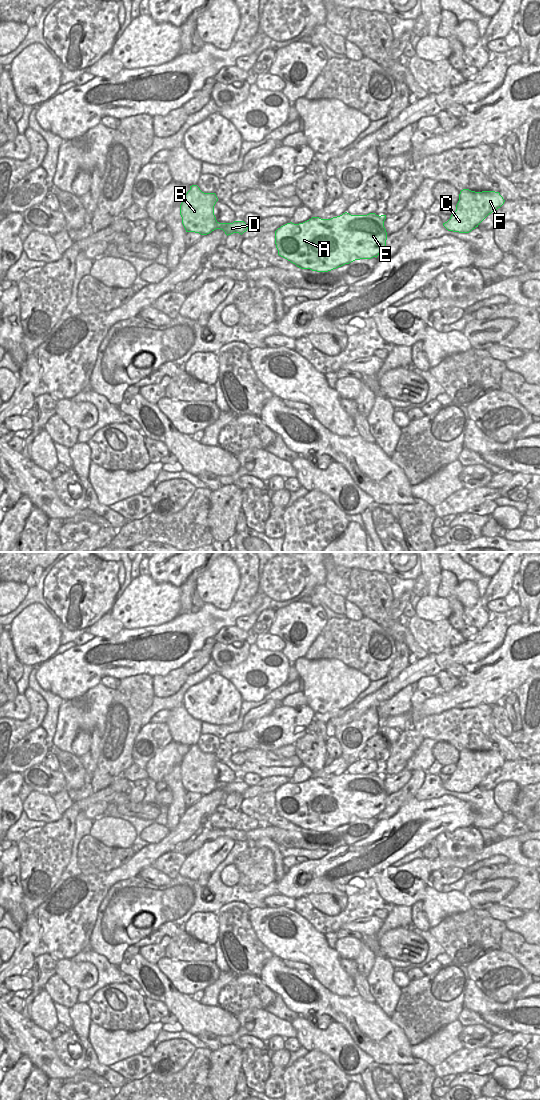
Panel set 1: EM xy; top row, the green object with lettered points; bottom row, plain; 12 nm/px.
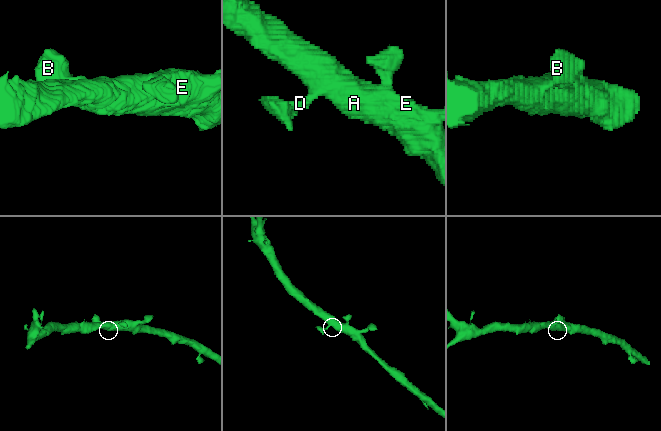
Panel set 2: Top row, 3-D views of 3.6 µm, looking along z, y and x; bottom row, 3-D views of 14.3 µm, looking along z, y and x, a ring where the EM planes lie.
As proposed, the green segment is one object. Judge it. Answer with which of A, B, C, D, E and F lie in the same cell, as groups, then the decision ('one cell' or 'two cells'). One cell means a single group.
groups A B C D E F; one cell

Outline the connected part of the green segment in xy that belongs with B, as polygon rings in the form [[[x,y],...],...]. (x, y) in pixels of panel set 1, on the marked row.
[[[197,185],[190,186],[180,205],[180,215],[186,232],[207,235],[221,229],[227,236],[233,233],[242,235],[246,232],[249,226],[244,221],[219,223],[216,220],[214,206],[217,201],[215,193],[204,193]]]

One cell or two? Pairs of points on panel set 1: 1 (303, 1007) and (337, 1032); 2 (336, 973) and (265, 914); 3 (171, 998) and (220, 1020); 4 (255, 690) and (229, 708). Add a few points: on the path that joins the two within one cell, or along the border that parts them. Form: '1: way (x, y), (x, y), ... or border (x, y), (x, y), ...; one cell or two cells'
1: border (299, 1015), (307, 1018); two cells
2: way (315, 952), (296, 939), (280, 938), (273, 933); one cell
3: way (183, 1007), (195, 1018), (208, 1019); one cell
4: border (228, 680), (243, 700); two cells

